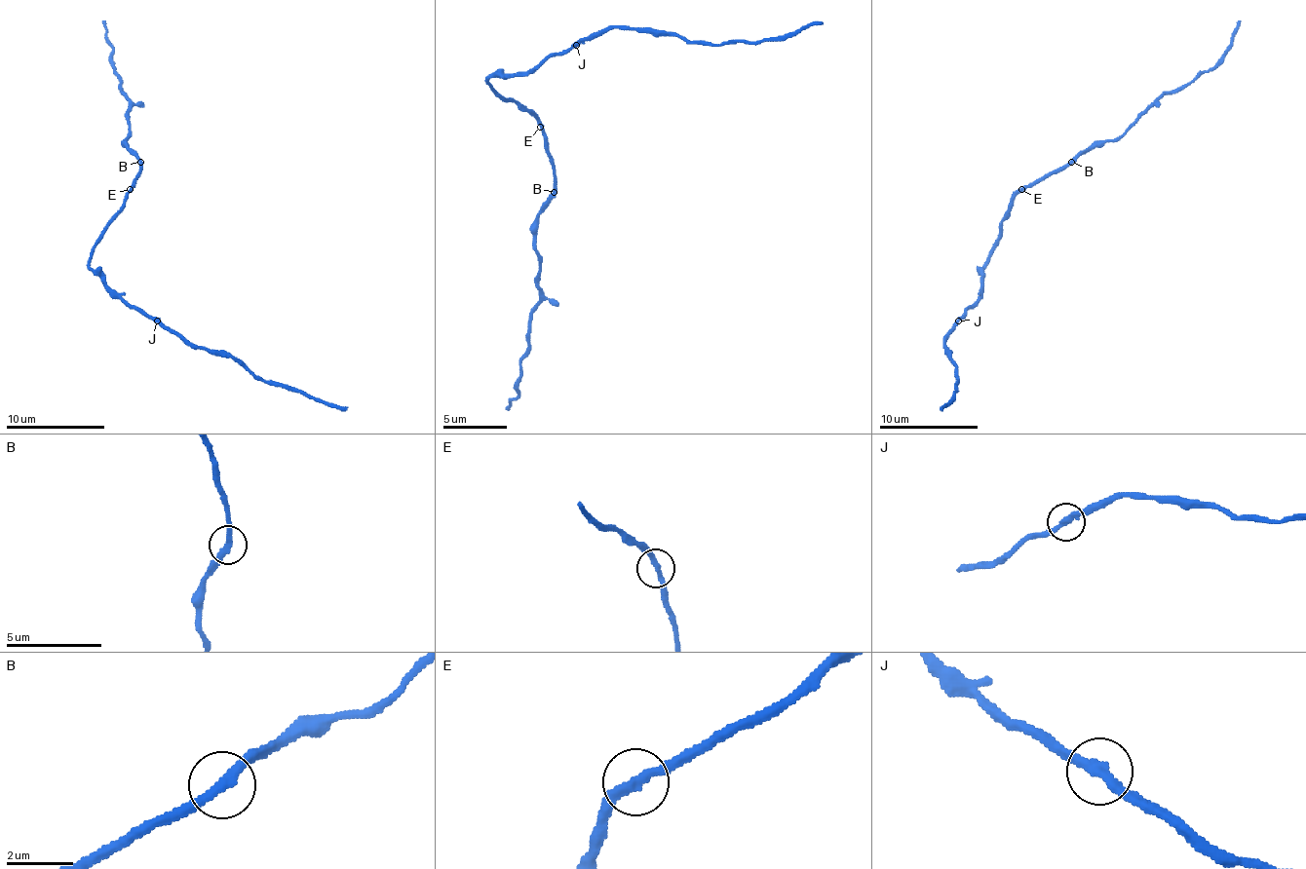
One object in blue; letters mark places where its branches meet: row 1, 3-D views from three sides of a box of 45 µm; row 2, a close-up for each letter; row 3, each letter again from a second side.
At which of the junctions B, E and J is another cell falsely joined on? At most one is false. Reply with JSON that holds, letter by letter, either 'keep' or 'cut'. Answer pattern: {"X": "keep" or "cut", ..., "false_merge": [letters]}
{"B": "keep", "E": "keep", "J": "keep", "false_merge": []}

